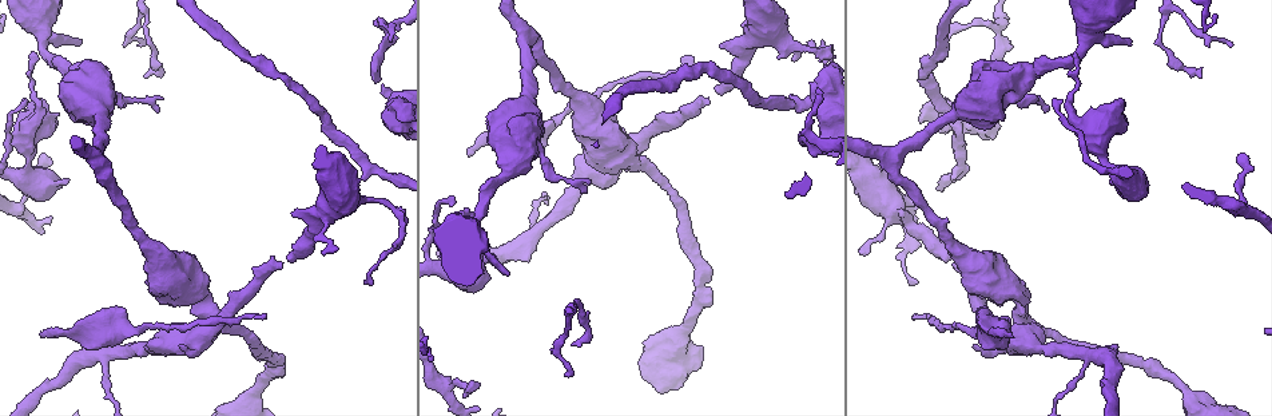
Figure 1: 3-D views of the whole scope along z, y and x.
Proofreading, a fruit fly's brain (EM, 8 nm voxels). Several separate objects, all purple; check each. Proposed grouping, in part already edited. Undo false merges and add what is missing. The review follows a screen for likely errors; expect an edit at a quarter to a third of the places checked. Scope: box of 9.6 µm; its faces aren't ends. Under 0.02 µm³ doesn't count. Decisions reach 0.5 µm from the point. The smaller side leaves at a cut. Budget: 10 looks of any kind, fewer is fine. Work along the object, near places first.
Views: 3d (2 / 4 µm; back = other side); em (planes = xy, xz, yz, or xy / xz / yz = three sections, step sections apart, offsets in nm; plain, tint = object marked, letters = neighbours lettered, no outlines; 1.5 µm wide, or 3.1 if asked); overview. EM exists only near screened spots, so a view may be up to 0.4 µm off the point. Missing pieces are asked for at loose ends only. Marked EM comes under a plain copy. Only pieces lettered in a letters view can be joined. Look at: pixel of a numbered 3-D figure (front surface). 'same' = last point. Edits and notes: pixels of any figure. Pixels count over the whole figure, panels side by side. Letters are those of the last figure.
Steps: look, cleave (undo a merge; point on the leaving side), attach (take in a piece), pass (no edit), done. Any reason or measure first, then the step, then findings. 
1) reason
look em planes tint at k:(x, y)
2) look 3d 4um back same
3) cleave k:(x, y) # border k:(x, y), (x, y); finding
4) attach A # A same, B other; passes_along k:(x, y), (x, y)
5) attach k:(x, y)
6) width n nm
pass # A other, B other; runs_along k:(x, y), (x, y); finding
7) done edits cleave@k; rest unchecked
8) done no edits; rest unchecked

an open end
look 3d 2um at 1:(42, 337)

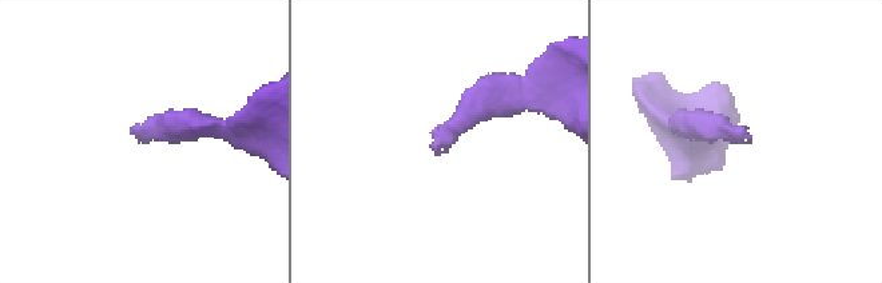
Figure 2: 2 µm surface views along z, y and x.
shape alone is not enough
look em xz step 8 letters at 2:(750, 141)

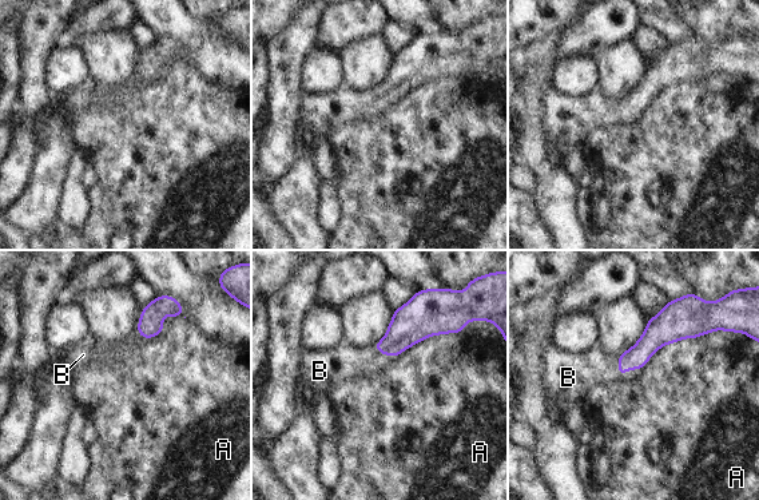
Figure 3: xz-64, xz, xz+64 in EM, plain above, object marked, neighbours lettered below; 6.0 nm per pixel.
attach B # A other, B same; passes_along 3:(655, 336), (628, 368), (587, 369); the neuron continues

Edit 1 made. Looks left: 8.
an open end
look em planes letters at 1:(68, 180)

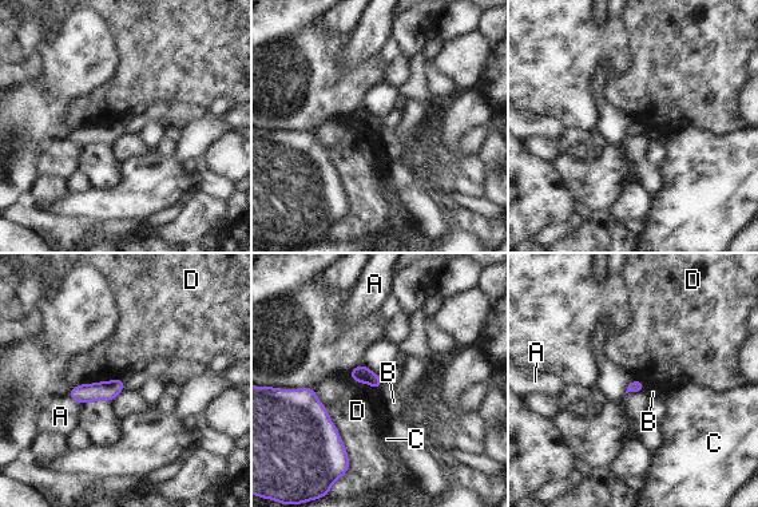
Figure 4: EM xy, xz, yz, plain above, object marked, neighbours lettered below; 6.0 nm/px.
longest_contact D 550 nm
pass # A other, B other, C other, D other; runs_along 4:(120, 383), (108, 391), (72, 393); no lettered piece goes on from it

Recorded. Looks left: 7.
done edits attach@3; rest unchecked

